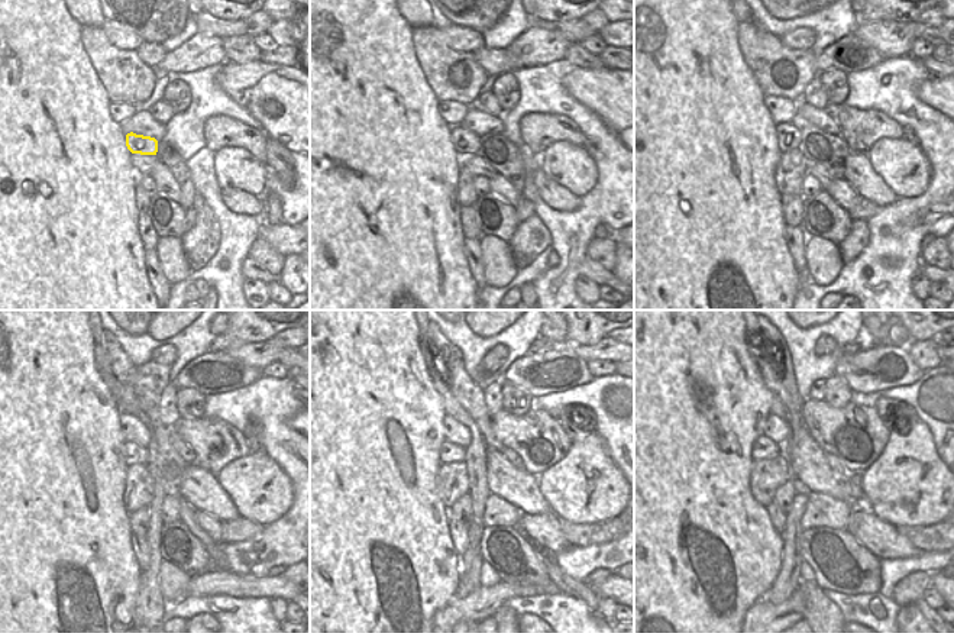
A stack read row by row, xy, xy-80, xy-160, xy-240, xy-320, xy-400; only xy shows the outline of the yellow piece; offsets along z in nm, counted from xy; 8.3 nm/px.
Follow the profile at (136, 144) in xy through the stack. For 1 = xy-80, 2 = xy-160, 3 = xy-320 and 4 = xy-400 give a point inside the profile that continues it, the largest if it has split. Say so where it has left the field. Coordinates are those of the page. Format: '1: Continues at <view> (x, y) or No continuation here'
1: Continues at xy-80 (466, 142)
2: Continues at xy-160 (788, 135)
3: Continues at xy-320 (449, 452)
4: Continues at xy-400 (763, 448).

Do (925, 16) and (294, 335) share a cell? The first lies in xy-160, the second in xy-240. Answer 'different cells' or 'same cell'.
same cell

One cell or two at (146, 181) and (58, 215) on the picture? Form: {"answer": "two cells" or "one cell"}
{"answer": "two cells"}

